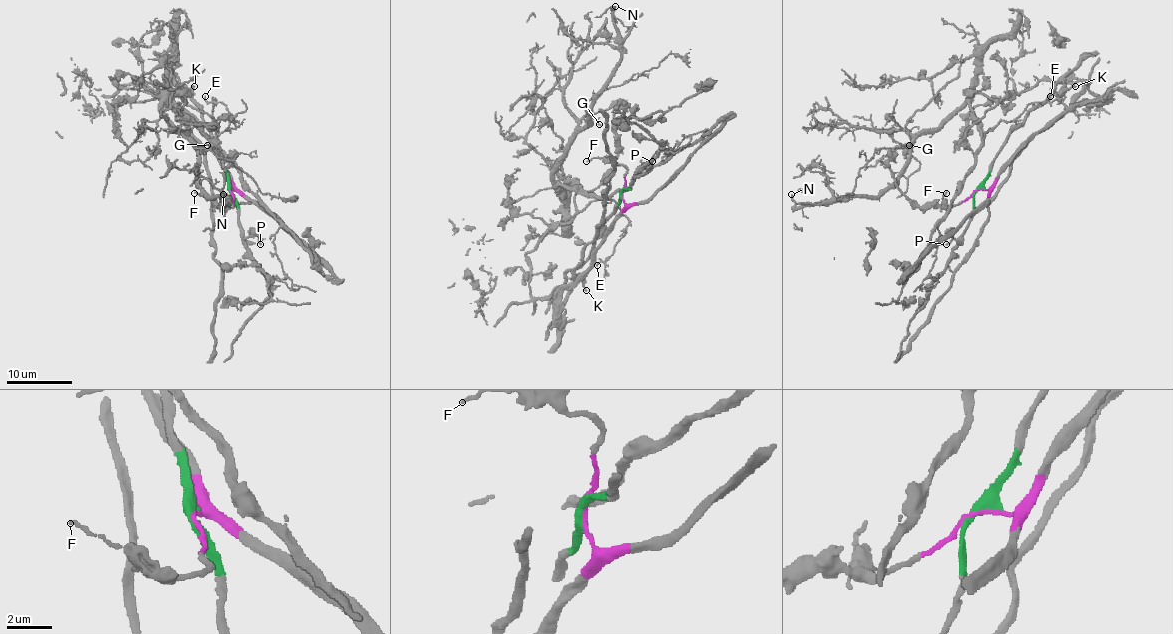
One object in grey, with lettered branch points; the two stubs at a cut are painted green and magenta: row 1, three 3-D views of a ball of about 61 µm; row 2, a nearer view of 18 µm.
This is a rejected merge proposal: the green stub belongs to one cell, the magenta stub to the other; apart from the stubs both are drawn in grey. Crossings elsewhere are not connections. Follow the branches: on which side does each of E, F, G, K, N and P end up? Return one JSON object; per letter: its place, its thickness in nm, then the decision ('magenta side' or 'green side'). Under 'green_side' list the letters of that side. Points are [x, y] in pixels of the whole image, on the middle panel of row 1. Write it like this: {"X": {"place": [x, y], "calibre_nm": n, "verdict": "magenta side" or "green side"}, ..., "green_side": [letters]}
{"E": {"place": [597, 265], "calibre_nm": 110, "verdict": "magenta side"}, "F": {"place": [586, 161], "calibre_nm": 130, "verdict": "magenta side"}, "G": {"place": [599, 124], "calibre_nm": 80, "verdict": "magenta side"}, "K": {"place": [586, 290], "calibre_nm": 160, "verdict": "green side"}, "N": {"place": [615, 6], "calibre_nm": 160, "verdict": "magenta side"}, "P": {"place": [652, 161], "calibre_nm": 120, "verdict": "green side"}, "green_side": ["K", "P"]}

